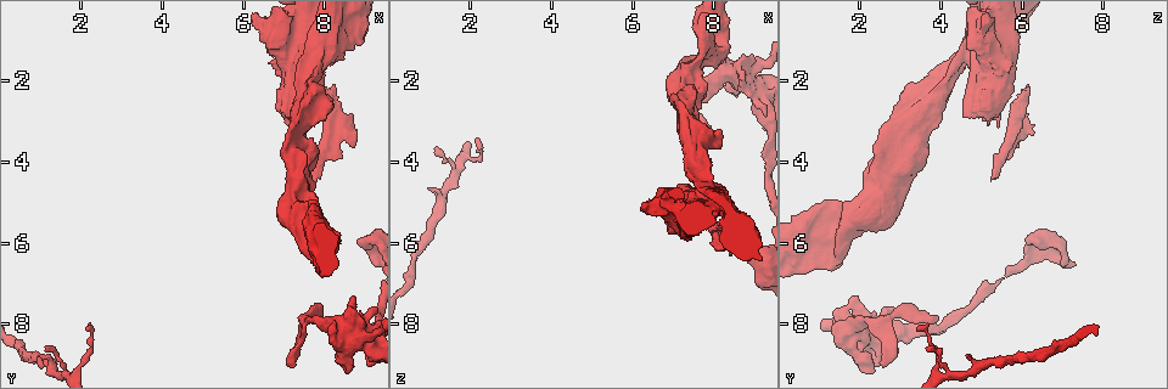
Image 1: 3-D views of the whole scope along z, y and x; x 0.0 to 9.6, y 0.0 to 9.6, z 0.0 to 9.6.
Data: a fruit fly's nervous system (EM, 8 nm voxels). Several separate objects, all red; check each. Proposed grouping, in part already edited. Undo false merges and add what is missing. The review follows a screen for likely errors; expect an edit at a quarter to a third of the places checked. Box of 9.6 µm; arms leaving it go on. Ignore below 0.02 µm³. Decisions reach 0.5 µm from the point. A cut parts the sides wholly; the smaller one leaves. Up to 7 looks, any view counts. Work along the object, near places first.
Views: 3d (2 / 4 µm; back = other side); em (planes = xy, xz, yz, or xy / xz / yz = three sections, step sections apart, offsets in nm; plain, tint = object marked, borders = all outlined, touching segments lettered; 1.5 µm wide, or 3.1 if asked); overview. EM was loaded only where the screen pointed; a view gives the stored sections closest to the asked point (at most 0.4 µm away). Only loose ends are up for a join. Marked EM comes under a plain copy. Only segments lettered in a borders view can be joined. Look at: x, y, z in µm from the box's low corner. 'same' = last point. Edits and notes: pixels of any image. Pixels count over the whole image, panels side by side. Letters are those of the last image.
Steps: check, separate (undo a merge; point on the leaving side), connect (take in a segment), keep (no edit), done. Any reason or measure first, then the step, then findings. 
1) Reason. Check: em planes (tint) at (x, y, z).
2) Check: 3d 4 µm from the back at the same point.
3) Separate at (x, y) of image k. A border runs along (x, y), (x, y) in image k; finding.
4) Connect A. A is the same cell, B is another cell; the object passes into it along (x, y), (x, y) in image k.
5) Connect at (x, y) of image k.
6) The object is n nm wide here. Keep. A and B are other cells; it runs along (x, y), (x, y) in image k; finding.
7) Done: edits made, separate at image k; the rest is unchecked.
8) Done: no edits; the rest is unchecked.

An open end. Check: 3d 4 µm at (1.20, 8.65, 3.65).

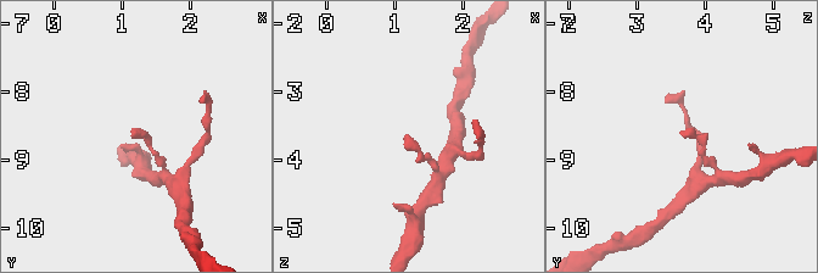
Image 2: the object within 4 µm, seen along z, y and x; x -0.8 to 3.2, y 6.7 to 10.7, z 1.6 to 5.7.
Check: em planes (borders) at (1.20, 8.65, 3.65).

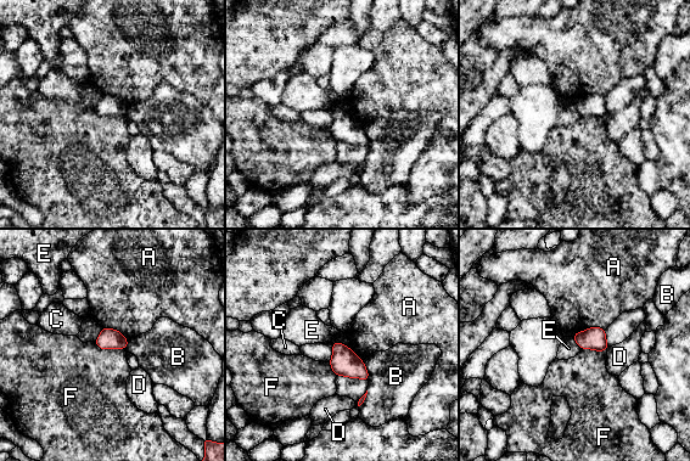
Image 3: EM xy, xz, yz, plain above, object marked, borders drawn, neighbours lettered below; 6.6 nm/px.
The object is 140 nm wide here; the longest contact is with A, 220 nm. Keep. A, B, C, D, E and F are other cells; no lettered segment goes on from it.

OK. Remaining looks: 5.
Free end. Check: em xz step 8 (borders) at (7.10, 8.95, 2.45).

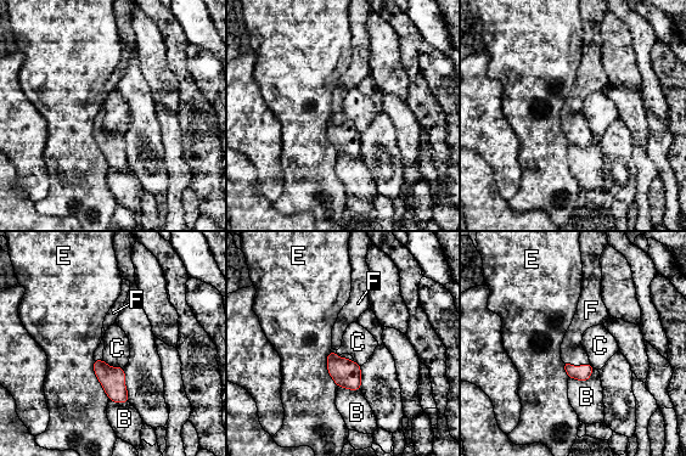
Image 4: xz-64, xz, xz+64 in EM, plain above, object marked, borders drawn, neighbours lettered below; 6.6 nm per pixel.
Cut it another way. Check: em planes (borders) at the same point.

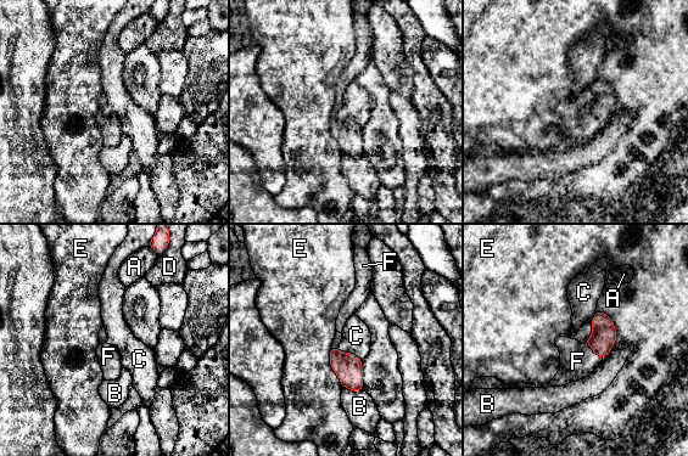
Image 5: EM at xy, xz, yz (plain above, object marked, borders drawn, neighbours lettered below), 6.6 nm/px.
The object is 140 nm wide here; the longest contact is with E, 320 nm. Connect at (577, 361) of image 5. F is the same cell, A, B, C, D and E are other cells; the neuron continues.

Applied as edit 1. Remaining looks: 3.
Check: overview.

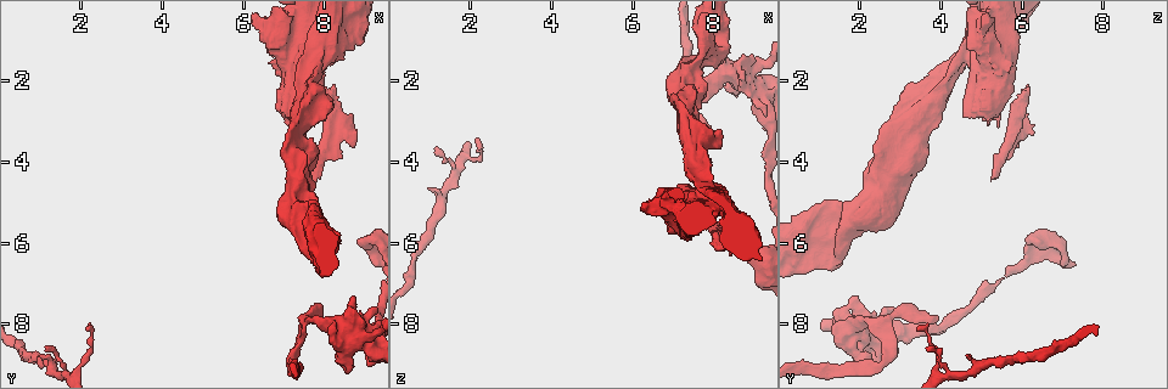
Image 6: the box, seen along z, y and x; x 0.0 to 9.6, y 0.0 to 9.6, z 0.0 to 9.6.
Branch stops here. Check: 3d 4 µm at (6.85, 2.30, 5.00).

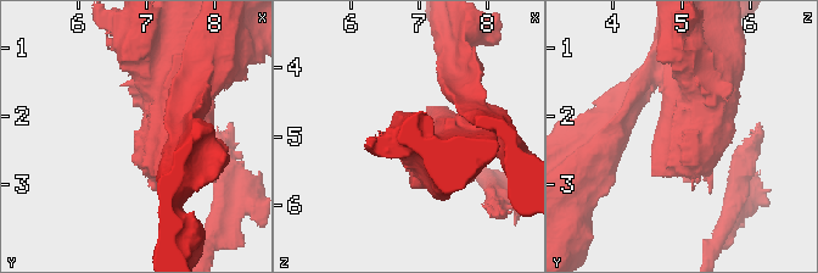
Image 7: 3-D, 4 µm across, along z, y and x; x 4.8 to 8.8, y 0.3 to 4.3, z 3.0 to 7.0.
Now the EM. Check: em 3.1 µm planes (borders) at (6.80, 2.25, 5.00).

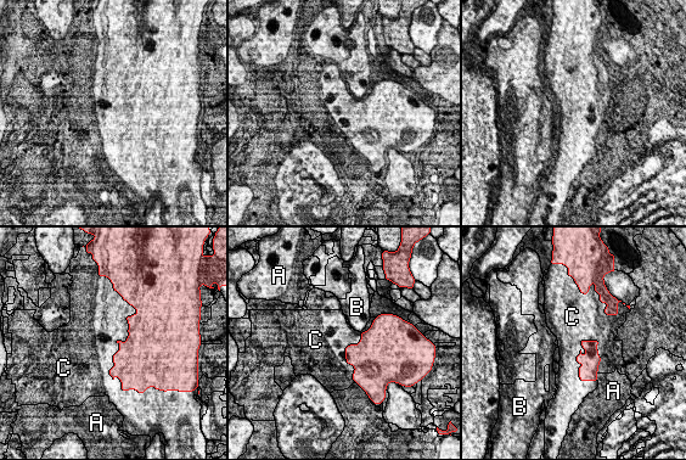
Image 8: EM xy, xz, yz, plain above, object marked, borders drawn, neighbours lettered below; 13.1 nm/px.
Connect at (567, 380) of image 8. C is the same cell, A and B are other cells; the object passes into it along (589, 372), (579, 366), (567, 380) in image 8; it goes on there.

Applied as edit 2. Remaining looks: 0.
Done: edits made, connect at image 5, connect at image 8; the rest is unchecked.

